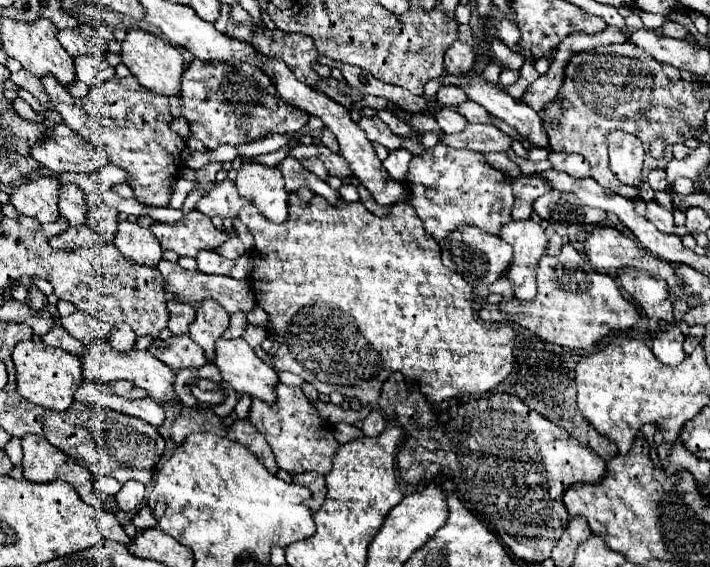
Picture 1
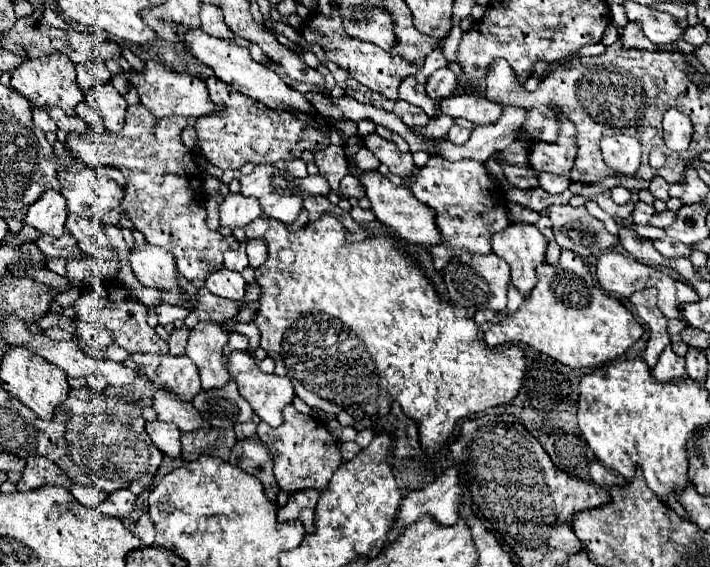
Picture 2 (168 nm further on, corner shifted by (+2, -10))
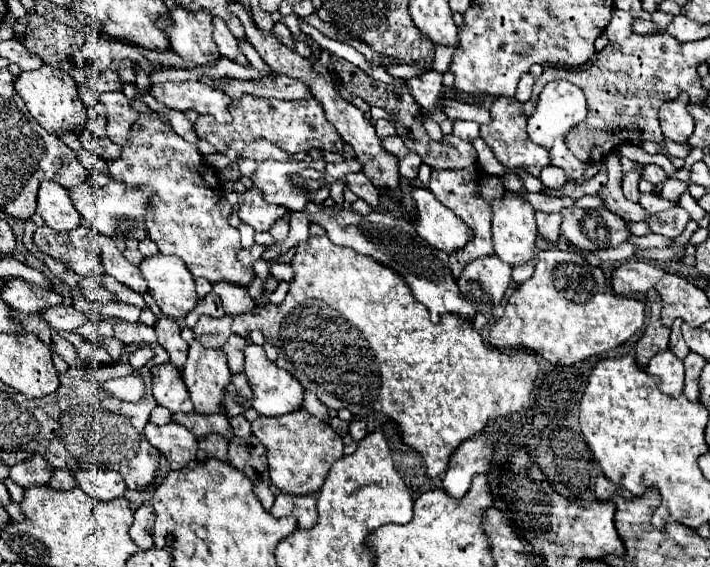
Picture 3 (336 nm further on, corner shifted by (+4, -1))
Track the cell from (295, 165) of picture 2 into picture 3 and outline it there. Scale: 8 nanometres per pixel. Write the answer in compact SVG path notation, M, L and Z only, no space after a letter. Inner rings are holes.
M255 141L245 149L245 155L241 155L241 159L253 159L253 161L265 161L265 159L277 159L281 153L279 147L273 147L271 143L265 141Z

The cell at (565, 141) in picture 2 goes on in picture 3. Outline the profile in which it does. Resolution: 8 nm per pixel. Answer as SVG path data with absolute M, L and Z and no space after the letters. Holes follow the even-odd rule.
M551 81L541 91L534 113L529 117L527 133L529 138L541 147L551 147L551 165L561 167L569 179L577 179L587 169L585 163L581 163L563 141L563 135L569 133L587 116L587 101L579 87L575 87L569 81Z

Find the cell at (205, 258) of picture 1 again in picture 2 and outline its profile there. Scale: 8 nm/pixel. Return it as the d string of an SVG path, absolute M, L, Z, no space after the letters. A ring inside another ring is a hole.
M221 268L221 270L215 270L209 274L209 278L205 280L205 288L209 288L213 294L217 294L221 298L241 300L243 292L245 292L245 280L239 272Z

